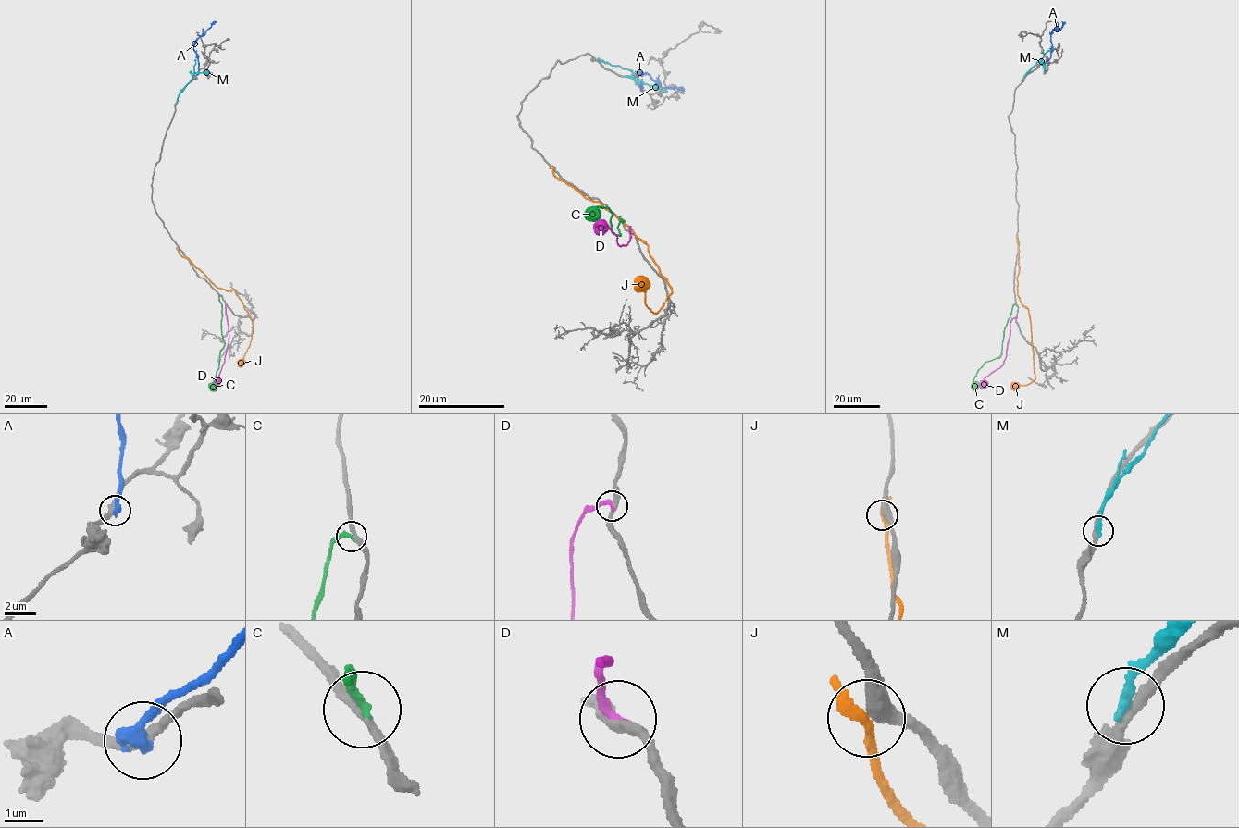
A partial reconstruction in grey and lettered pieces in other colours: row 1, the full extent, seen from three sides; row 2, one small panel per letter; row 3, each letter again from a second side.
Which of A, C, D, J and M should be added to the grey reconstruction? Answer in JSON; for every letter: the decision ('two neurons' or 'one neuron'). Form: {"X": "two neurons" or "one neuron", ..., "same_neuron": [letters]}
{"A": "two neurons", "C": "one neuron", "D": "two neurons", "J": "two neurons", "M": "two neurons", "same_neuron": ["C"]}

